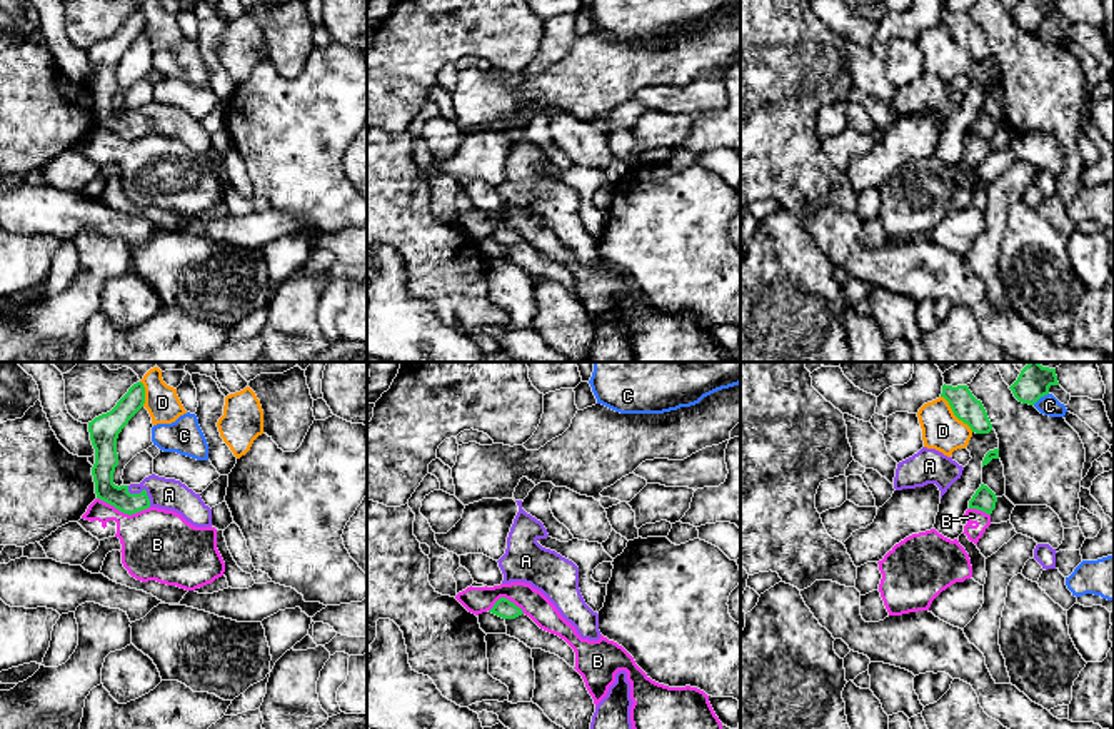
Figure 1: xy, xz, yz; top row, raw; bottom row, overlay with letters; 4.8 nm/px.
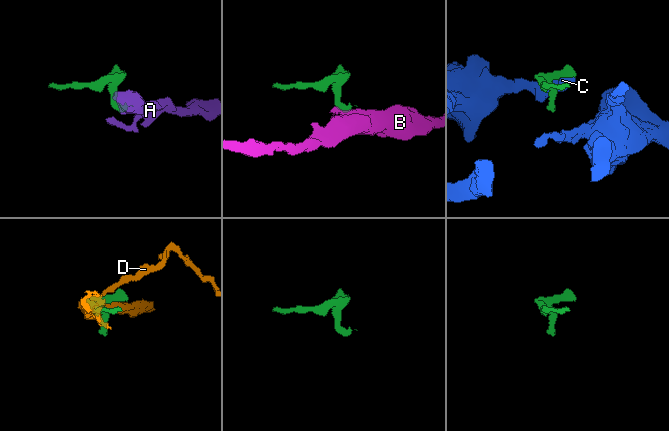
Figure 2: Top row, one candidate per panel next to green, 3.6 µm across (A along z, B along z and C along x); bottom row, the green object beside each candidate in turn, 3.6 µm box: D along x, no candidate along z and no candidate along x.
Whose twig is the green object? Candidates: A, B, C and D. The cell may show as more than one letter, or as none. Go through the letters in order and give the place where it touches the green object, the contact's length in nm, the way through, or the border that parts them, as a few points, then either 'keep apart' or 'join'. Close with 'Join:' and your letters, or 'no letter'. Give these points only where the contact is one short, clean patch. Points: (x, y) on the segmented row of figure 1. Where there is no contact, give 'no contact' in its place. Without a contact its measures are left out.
A: meets green in xy at (142, 491); contact 160 nm long; runs through xy (105, 454), (105, 481), (142, 491), (169, 494); join
B: meets green in xy at (124, 512); contact 260 nm long; border along xy (97, 497), (129, 514), (149, 507); keep apart
C: meets green in yz at (1039, 397); contact 100 nm long; border along yz (1048, 392), (1033, 404); keep apart
D: meets green in yz at (954, 414); contact 240 nm long; keep apart
Join: A

